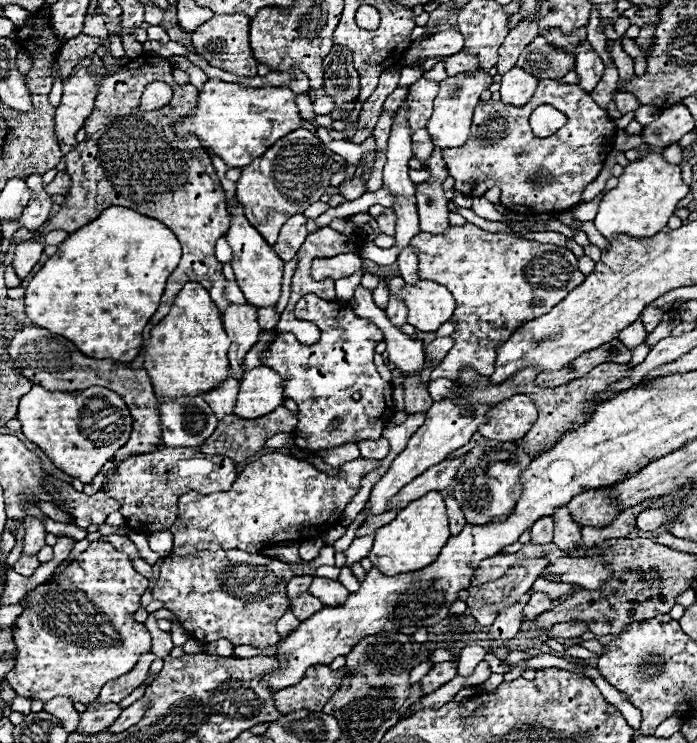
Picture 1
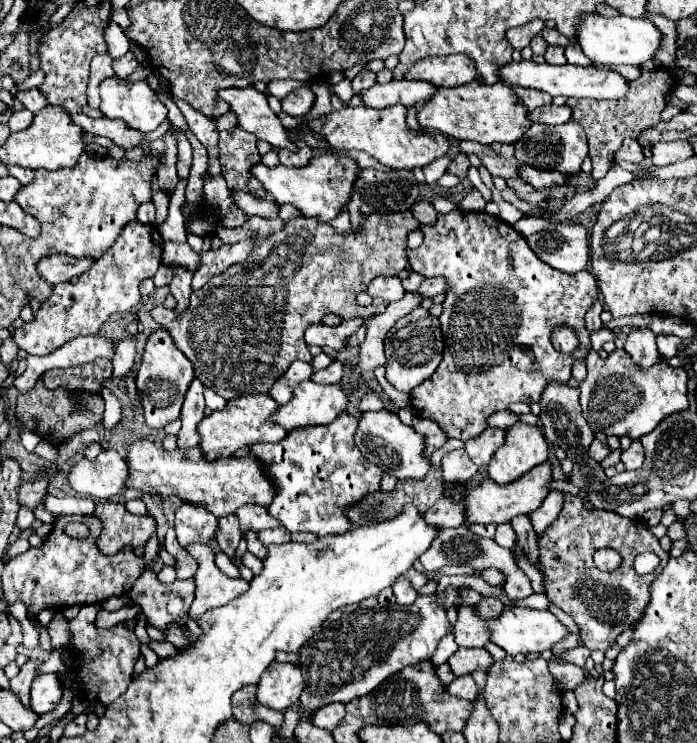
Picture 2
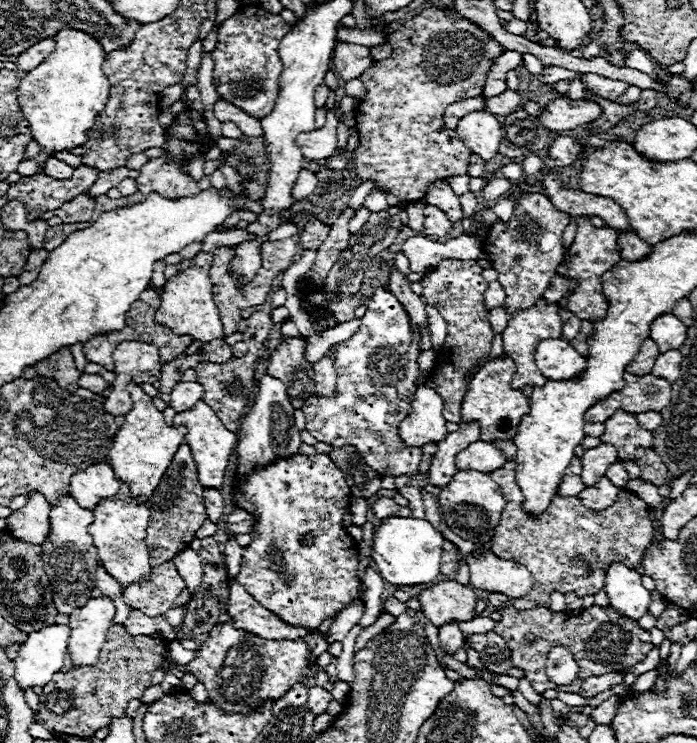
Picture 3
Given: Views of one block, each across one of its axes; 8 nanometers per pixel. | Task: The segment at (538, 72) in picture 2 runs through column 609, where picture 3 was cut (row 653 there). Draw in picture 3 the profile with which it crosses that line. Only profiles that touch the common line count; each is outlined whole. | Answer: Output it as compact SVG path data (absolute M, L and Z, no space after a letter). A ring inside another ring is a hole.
M106 596L88 600L82 608L74 608L70 614L70 640L68 652L74 666L96 664L102 644L106 642L106 630L114 624L114 602Z

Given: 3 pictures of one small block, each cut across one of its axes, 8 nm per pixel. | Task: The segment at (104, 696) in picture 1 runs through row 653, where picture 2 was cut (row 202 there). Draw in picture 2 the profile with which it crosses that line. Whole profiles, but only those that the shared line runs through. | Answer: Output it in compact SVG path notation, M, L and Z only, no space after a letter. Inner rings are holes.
M146 202L138 208L138 220L144 224L154 224L154 214L156 214L156 210L154 210L152 202Z

